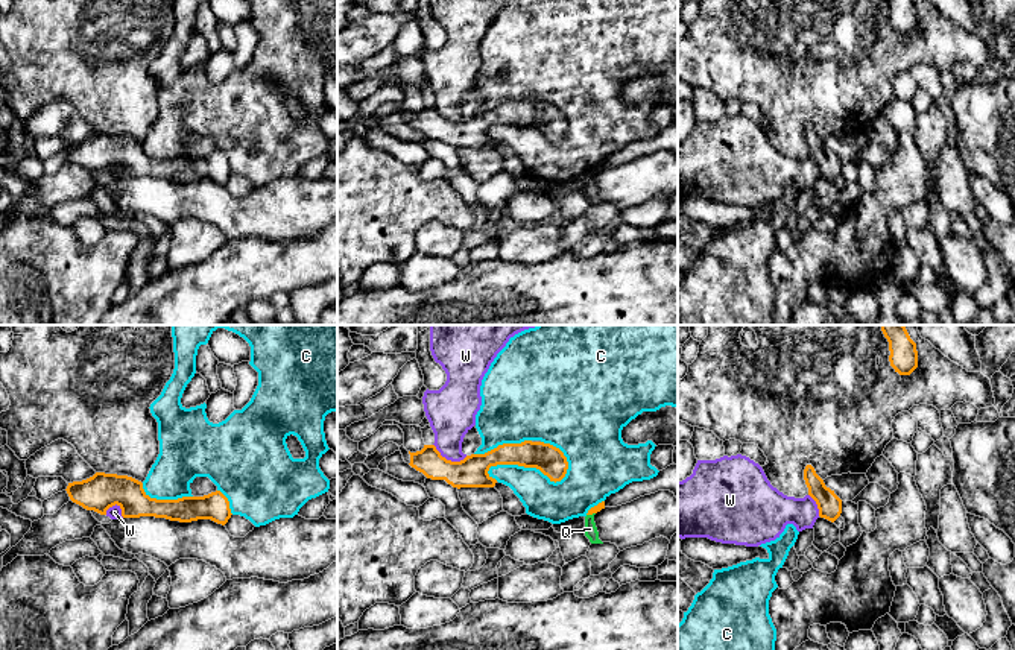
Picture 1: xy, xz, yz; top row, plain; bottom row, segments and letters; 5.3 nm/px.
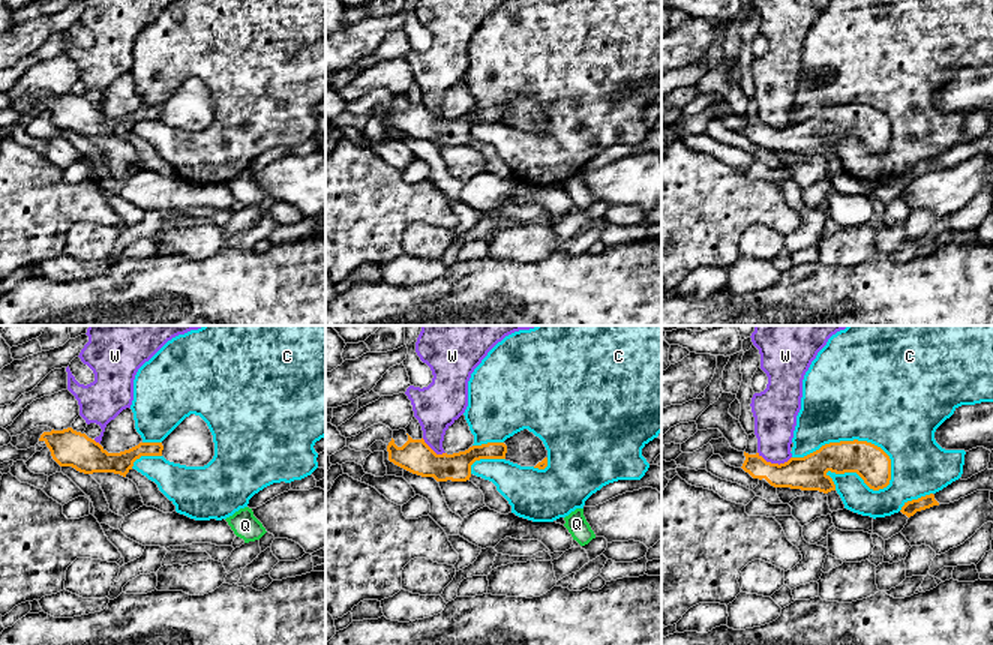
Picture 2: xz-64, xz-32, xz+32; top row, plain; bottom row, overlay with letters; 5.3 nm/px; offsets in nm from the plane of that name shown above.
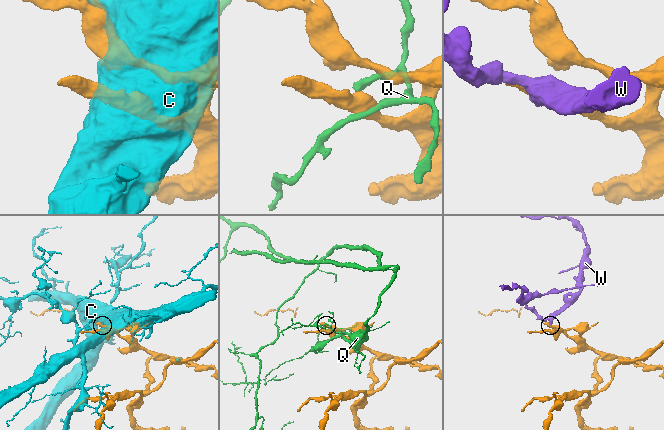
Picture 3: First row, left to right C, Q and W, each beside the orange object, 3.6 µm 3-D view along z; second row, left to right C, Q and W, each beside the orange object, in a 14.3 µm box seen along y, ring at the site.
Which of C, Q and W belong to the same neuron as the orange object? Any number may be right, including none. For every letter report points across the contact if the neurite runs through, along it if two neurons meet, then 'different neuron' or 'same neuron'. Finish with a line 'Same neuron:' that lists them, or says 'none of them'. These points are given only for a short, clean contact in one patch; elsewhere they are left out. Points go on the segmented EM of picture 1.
C: different neuron
Q: different neuron
W: same neuron
Same neuron: W

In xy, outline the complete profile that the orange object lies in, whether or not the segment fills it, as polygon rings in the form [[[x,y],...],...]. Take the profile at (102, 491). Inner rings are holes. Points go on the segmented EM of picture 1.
[[[96,472],[87,480],[68,483],[65,491],[73,503],[100,515],[115,504],[123,518],[155,516],[179,522],[211,519],[225,525],[232,515],[220,491],[204,497],[157,500],[144,492],[141,481],[128,475]]]

